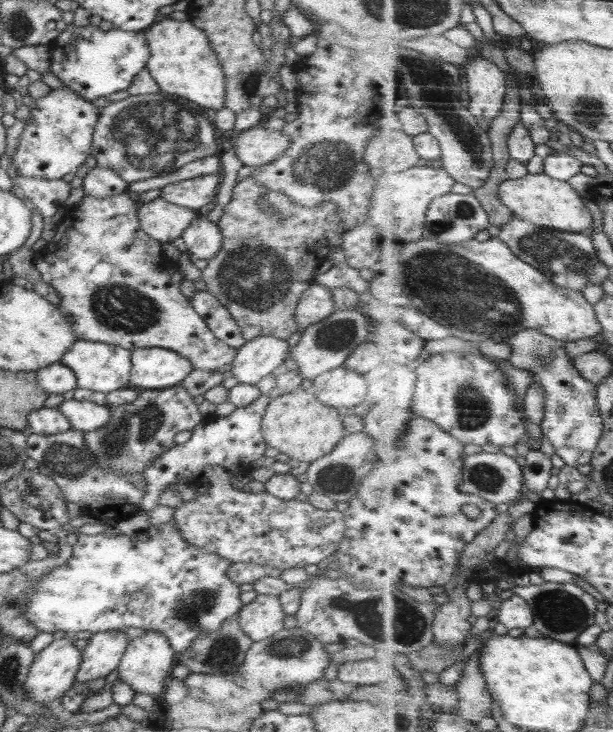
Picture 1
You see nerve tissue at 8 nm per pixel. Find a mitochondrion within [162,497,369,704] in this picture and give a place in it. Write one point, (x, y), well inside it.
(190, 607)

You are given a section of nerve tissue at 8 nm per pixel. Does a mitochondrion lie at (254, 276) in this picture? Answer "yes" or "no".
yes

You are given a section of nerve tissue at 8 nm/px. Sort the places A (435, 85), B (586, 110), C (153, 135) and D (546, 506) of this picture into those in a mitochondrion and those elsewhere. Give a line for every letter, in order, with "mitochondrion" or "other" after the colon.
A: mitochondrion
B: mitochondrion
C: mitochondrion
D: other

